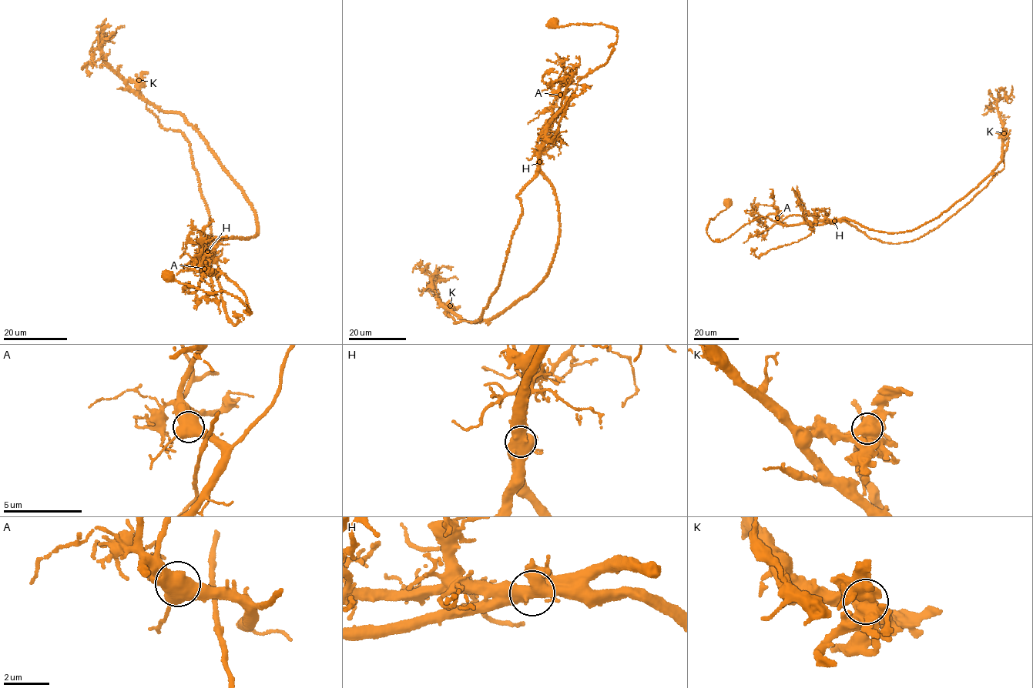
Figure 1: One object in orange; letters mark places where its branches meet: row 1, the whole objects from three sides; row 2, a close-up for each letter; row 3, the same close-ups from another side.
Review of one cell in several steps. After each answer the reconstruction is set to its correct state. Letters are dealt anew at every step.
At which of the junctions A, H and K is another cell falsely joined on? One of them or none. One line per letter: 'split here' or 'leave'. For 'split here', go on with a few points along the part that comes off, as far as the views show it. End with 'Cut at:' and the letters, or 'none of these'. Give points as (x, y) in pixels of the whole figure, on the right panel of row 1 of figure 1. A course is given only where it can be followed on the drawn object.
A: leave
H: split here; course (835, 221), (846, 221), (870, 238), (887, 243), (925, 235), (961, 209), (1003, 168), (1008, 139), (1004, 129)
K: leave
Cut at: H

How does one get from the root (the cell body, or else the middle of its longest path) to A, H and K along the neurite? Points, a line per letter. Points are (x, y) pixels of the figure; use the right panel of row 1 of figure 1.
A: (728, 202), (727, 207), (707, 225), (707, 234), (715, 241), (729, 238), (761, 216), (776, 221), (777, 218)
H: (728, 202), (727, 207), (707, 225), (707, 234), (715, 241), (729, 238), (761, 216), (787, 225), (835, 221)
K: (728, 202), (707, 225), (715, 241), (762, 216), (846, 221), (909, 242), (1002, 169), (1004, 133)

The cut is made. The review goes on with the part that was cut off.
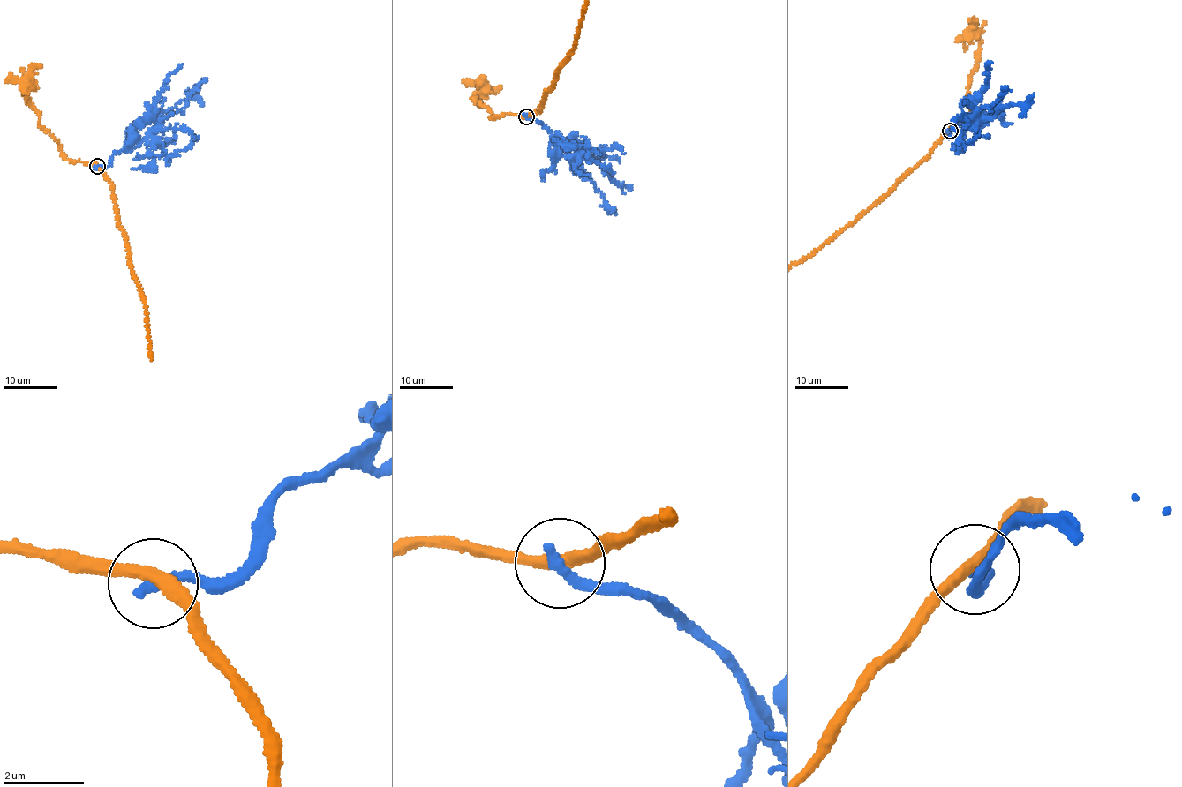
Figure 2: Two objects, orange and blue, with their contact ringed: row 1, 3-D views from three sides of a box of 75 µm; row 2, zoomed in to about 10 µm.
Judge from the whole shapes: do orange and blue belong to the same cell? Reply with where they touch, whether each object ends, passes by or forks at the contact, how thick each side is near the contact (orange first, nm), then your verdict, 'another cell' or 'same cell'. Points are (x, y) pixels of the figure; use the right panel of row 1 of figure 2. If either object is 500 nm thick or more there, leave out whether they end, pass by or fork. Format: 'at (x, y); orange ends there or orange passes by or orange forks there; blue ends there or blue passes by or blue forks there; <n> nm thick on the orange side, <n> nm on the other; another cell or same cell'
at (950, 131); orange passes by; blue ends there; 320 nm thick on the orange side, 300 nm on the other; another cell

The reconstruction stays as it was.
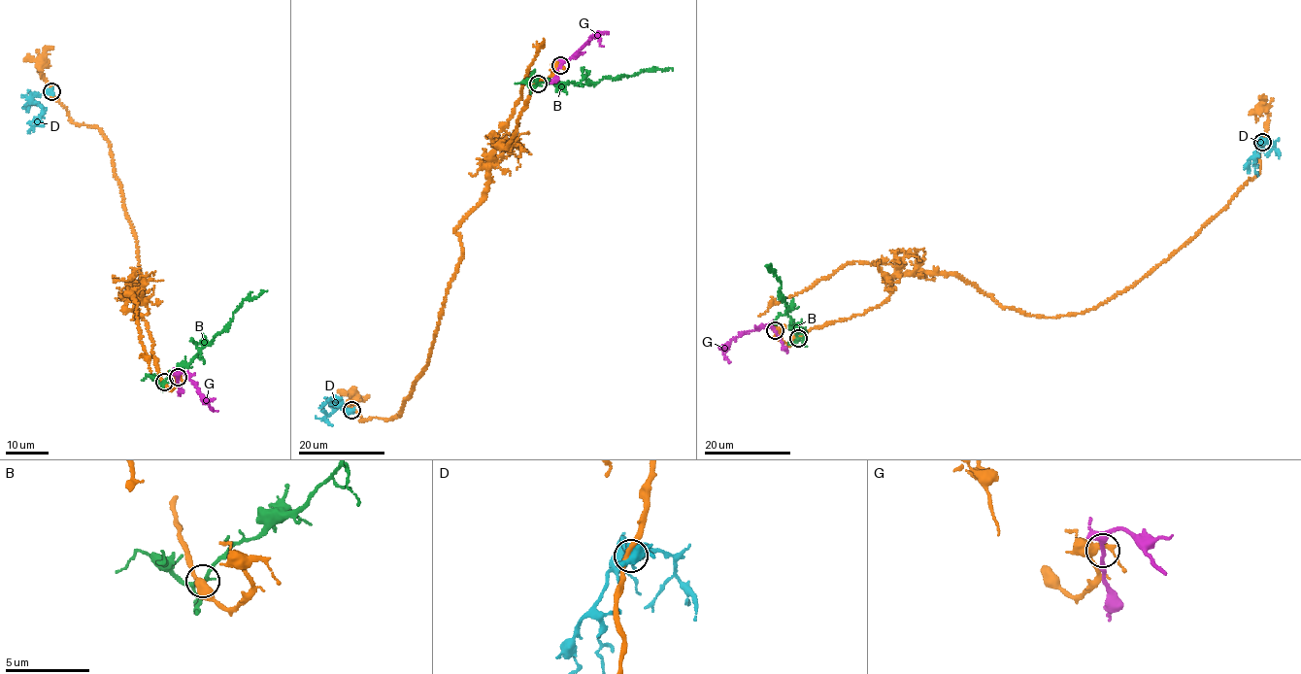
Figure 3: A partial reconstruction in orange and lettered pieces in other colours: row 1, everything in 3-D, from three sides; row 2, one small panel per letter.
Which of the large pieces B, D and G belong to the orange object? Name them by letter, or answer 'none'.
none

